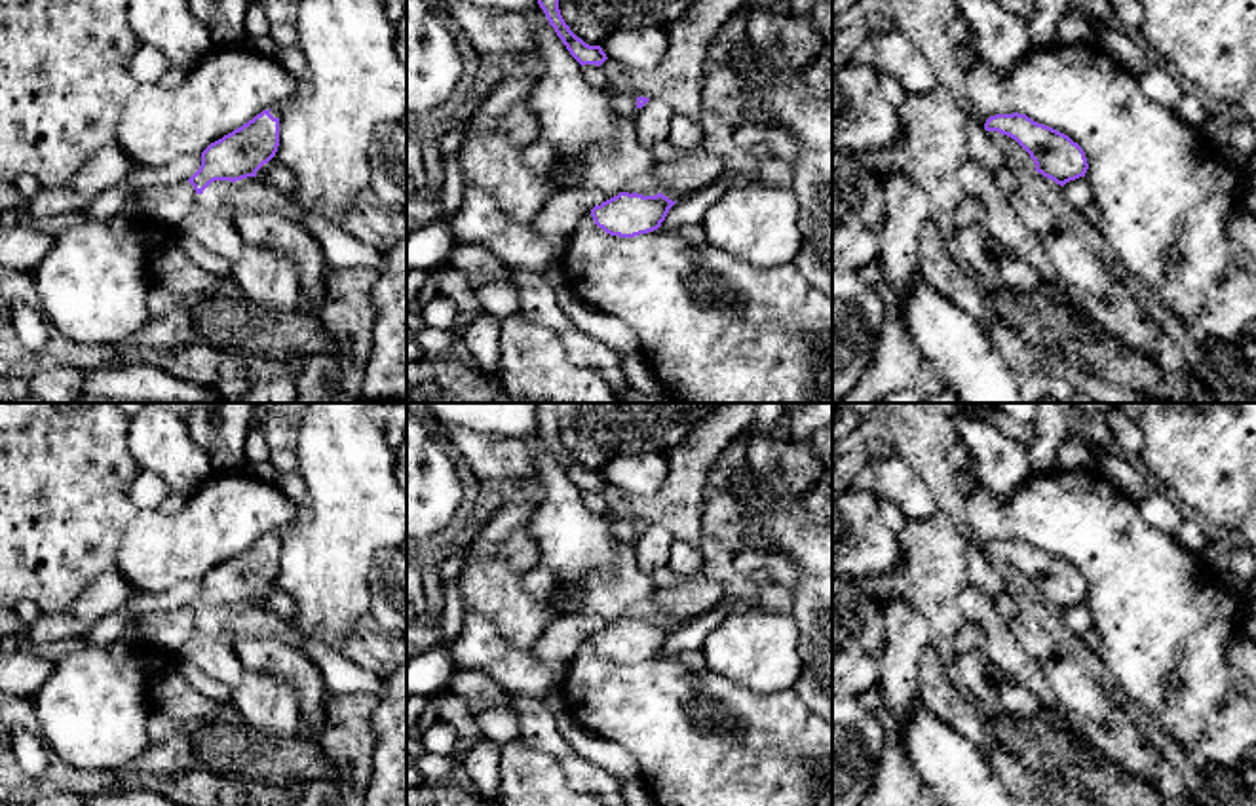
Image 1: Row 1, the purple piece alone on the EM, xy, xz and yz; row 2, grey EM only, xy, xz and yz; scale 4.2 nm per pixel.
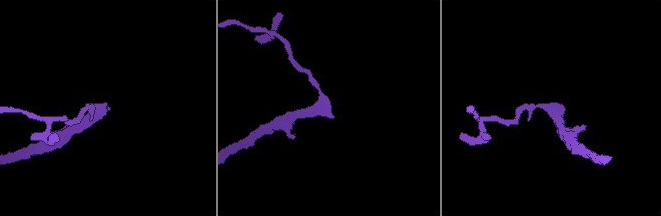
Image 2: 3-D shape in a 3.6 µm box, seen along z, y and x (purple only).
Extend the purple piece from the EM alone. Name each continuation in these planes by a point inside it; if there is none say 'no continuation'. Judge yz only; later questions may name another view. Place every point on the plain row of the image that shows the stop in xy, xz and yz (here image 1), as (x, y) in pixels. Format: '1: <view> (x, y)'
no continuation

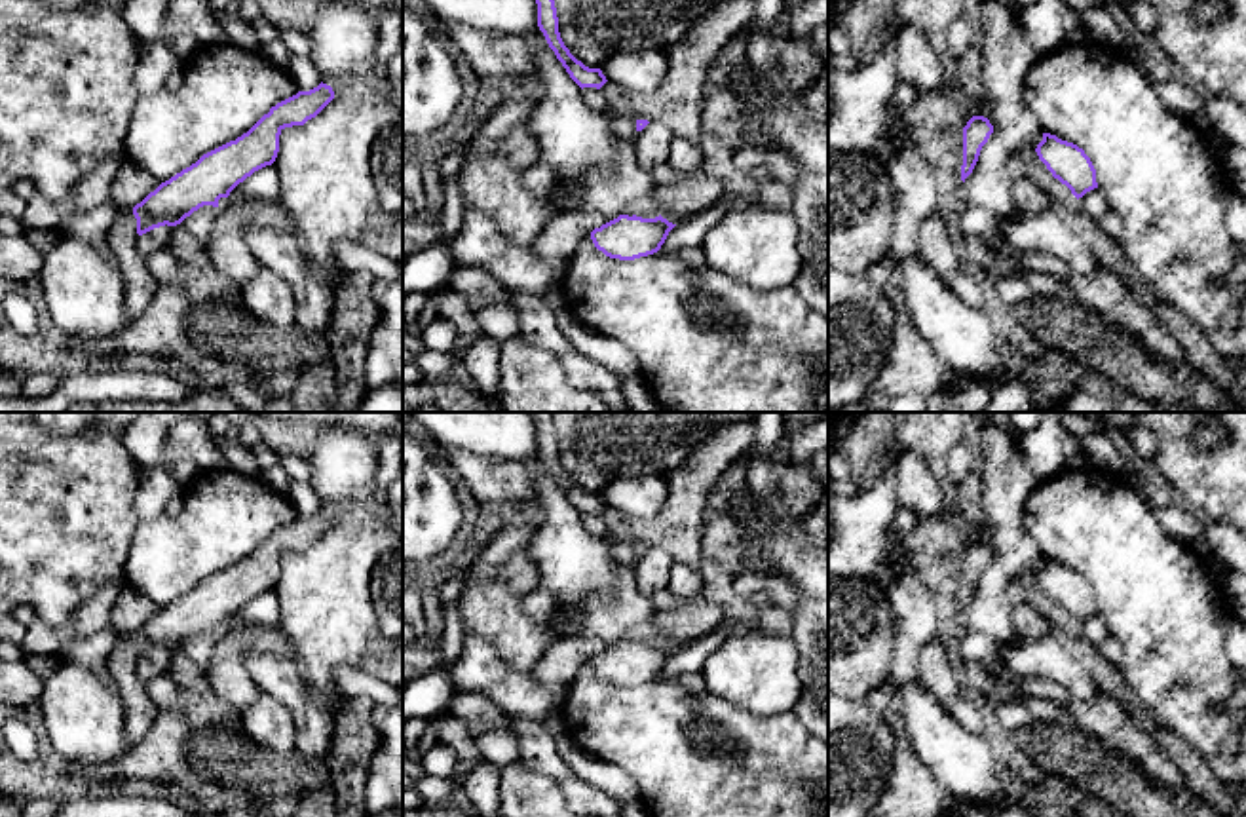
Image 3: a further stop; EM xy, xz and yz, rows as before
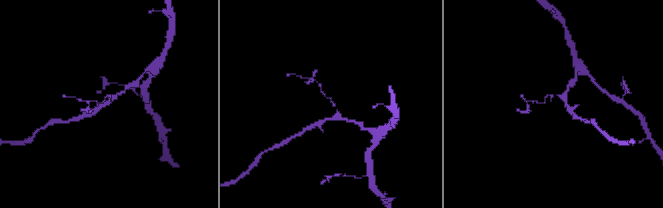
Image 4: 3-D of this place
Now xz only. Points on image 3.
no continuation

